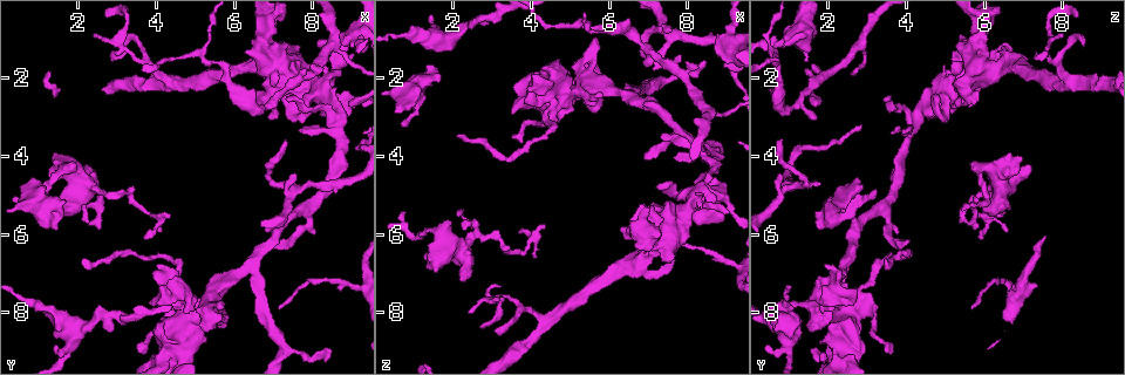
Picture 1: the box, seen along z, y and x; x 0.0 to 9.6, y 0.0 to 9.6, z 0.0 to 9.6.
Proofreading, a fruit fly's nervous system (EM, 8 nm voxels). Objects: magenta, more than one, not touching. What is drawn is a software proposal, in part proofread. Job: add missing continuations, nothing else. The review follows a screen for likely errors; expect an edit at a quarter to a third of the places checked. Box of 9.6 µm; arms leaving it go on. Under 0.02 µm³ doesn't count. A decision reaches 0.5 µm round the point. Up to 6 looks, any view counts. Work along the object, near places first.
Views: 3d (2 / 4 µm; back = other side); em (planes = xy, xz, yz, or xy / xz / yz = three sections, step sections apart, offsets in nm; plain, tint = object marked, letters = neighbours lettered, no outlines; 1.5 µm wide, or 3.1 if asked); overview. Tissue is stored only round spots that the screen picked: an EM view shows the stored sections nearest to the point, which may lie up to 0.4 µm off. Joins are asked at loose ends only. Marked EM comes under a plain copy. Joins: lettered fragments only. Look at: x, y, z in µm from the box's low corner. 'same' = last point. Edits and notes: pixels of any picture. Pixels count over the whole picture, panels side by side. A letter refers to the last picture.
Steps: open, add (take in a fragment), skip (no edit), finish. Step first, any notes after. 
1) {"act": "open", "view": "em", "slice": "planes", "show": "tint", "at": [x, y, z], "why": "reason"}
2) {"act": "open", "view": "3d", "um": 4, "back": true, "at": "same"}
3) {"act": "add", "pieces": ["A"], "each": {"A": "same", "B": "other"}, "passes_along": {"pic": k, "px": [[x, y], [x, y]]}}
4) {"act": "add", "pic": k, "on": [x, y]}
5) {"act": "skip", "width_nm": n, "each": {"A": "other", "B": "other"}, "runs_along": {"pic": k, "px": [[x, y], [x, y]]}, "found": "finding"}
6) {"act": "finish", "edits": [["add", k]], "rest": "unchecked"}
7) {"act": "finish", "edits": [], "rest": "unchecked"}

{"act": "open", "view": "3d", "um": 2, "at": [2.10, 6.70, 3.45], "why": "tapers out"}

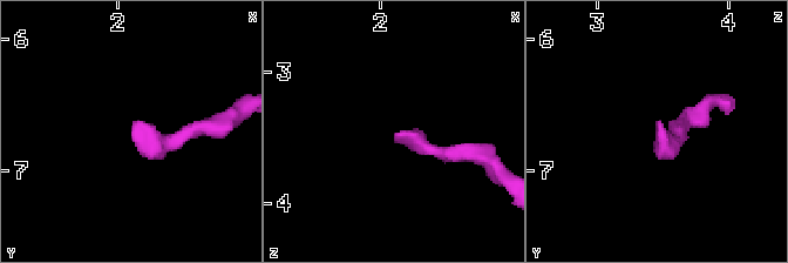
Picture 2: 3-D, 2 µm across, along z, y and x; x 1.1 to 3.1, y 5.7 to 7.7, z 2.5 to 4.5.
{"act": "open", "view": "em", "slice": "xy", "step": 8, "show": "letters", "at": [2.10, 6.70, 3.48]}

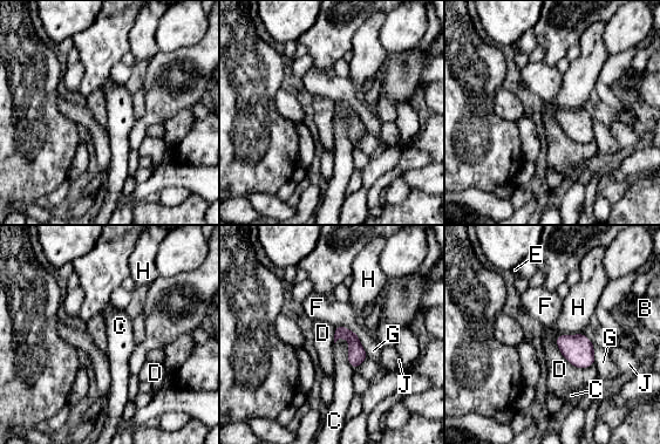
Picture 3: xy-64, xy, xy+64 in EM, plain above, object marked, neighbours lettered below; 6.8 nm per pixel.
{"act": "open", "view": "em", "slice": "planes", "show": "letters", "at": "same", "why": "another direction"}

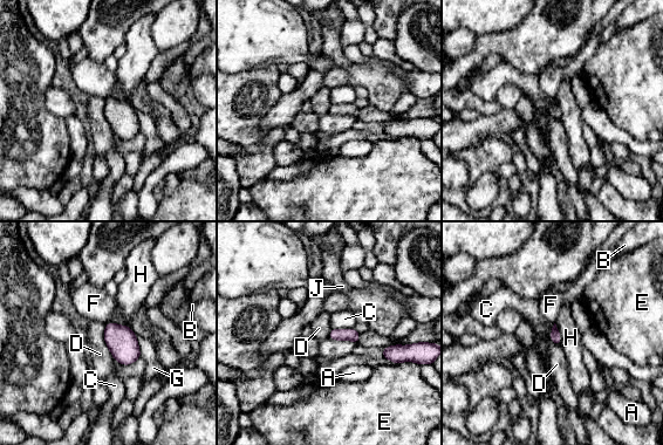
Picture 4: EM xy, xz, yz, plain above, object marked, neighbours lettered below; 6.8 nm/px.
{"act": "skip", "each": {"A": "other", "B": "other", "C": "other", "D": "other", "E": "other", "F": "other", "G": "other", "H": "other", "J": "other"}, "found": "none of them fits"}

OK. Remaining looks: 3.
{"act": "open", "view": "3d", "um": 4, "at": [1.40, 5.85, 1.75], "why": "an open end"}

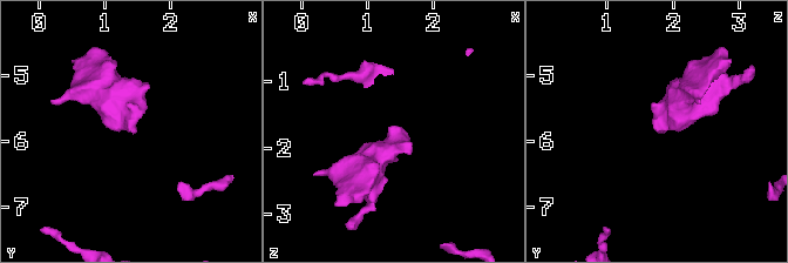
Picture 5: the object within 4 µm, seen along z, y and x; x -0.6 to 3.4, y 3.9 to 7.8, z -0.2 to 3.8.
{"act": "open", "view": "em", "slice": "planes", "show": "letters", "at": [1.40, 5.90, 1.80]}

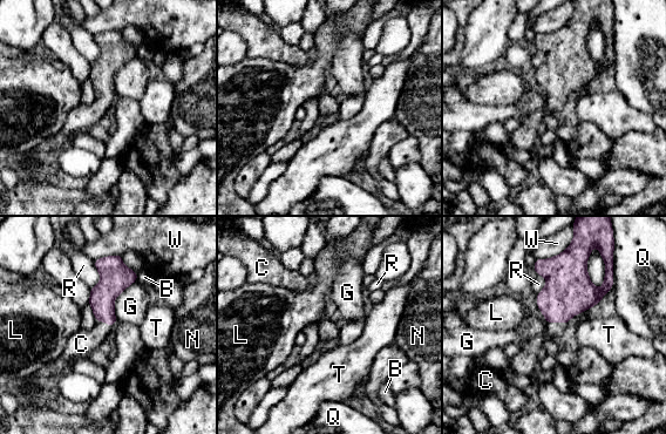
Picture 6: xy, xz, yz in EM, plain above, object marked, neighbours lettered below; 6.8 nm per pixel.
{"act": "add", "pieces": ["C"], "each": {"B": "other", "C": "same", "G": "other", "L": "other", "N": "other", "Q": "other", "R": "other", "T": "other", "W": "other"}, "passes_along": {"pic": 6, "px": [[569, 291], [556, 321], [530, 347]]}, "found": "the neuron continues"}

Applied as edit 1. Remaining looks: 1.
{"act": "finish", "edits": [["add", 6]], "rest": "unchecked"}

